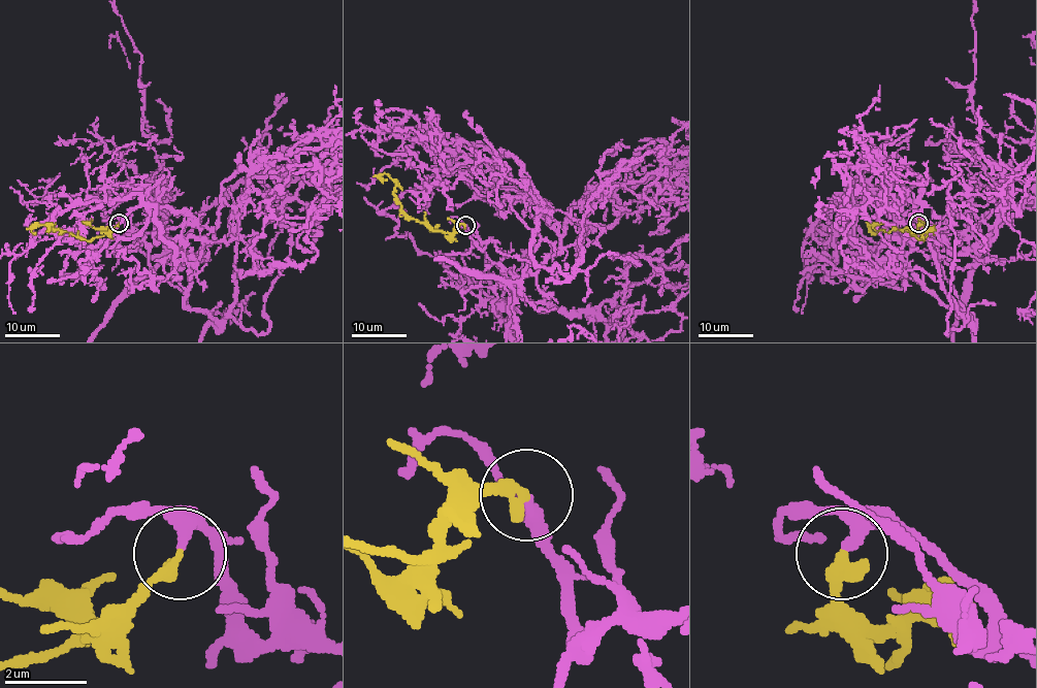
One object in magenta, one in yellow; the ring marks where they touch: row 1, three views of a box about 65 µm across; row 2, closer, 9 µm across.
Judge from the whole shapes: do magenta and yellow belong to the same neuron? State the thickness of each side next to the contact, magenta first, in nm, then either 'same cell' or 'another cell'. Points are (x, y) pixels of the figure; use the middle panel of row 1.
calibres 240 and 360 nm; same cell

